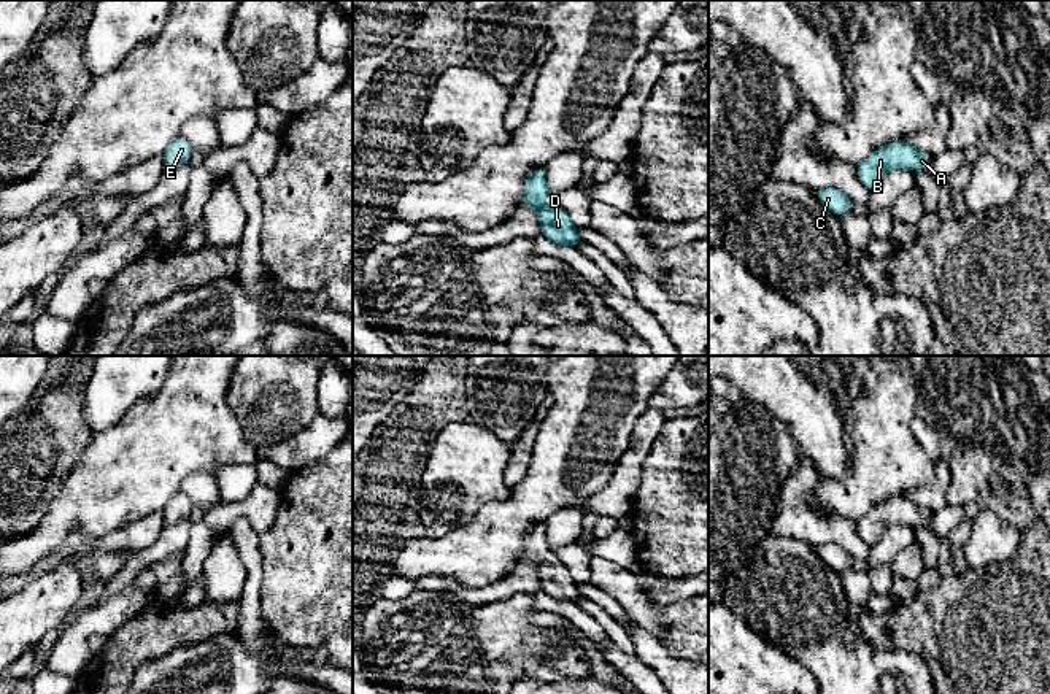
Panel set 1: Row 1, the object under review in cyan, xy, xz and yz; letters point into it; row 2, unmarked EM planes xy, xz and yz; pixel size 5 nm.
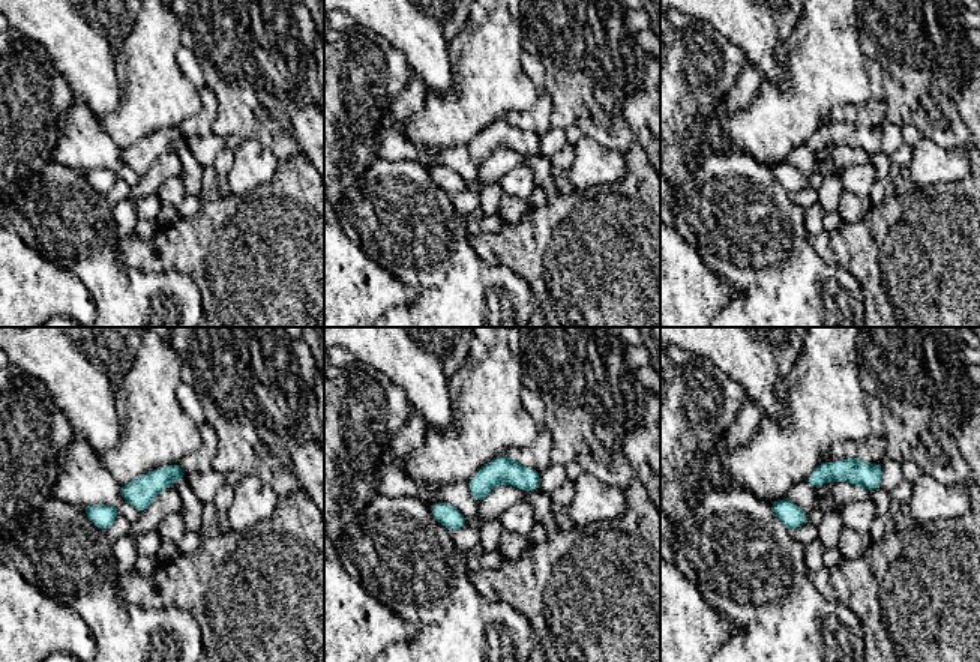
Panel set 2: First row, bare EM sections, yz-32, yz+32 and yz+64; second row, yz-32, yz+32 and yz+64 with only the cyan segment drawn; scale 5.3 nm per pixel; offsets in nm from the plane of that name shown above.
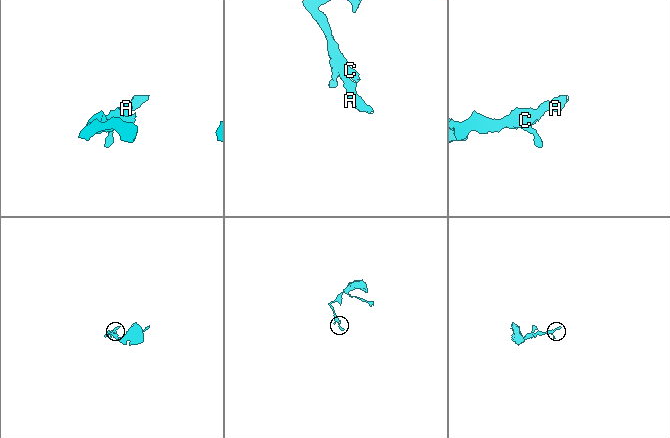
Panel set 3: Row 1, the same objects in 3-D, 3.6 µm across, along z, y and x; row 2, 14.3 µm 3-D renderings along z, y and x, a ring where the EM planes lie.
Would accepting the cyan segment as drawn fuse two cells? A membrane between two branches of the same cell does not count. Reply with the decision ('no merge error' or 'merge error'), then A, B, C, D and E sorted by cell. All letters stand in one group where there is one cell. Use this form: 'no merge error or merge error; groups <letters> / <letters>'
no merge error; groups A B C D E

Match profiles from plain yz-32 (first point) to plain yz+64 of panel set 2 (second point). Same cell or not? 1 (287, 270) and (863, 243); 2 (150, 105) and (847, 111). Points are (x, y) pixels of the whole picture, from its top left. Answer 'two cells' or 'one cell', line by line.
1: one cell
2: two cells

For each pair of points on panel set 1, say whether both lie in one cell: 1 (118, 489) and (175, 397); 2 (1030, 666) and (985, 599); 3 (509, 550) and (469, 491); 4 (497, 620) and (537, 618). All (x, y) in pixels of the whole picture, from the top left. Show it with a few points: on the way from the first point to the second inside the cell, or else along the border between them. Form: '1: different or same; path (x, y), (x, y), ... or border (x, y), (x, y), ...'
1: same; path (137, 467), (175, 429), (175, 420)
2: same; path (1026, 650), (1022, 636), (1001, 615)
3: different; border (510, 488), (504, 499), (486, 502), (450, 529)
4: different; border (529, 615), (537, 626), (559, 628), (566, 632)

